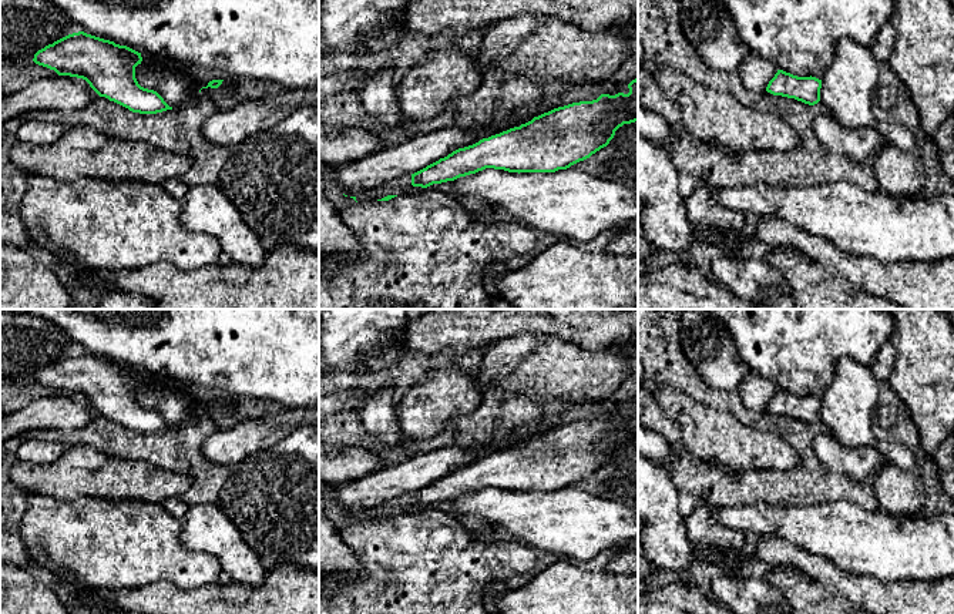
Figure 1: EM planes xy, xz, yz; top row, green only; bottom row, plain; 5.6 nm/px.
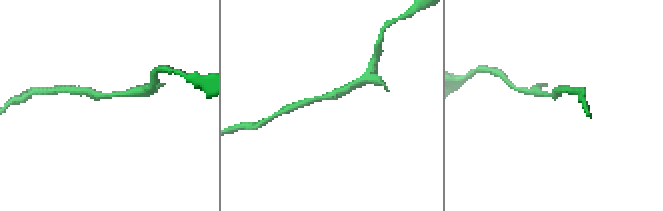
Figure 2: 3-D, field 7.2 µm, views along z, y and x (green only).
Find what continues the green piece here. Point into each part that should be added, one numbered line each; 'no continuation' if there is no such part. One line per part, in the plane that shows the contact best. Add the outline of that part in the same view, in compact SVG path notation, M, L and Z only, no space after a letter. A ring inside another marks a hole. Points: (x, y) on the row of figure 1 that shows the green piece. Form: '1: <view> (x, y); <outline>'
no continuation

